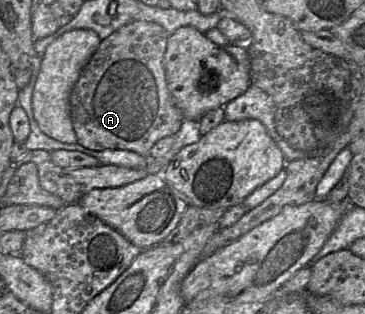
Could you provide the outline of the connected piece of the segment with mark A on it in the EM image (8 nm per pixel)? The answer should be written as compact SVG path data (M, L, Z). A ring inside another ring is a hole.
M136 20L101 40L70 95L71 119L78 144L95 151L128 150L149 158L150 150L158 140L179 131L184 116L170 93L163 65L169 35L157 23Z

